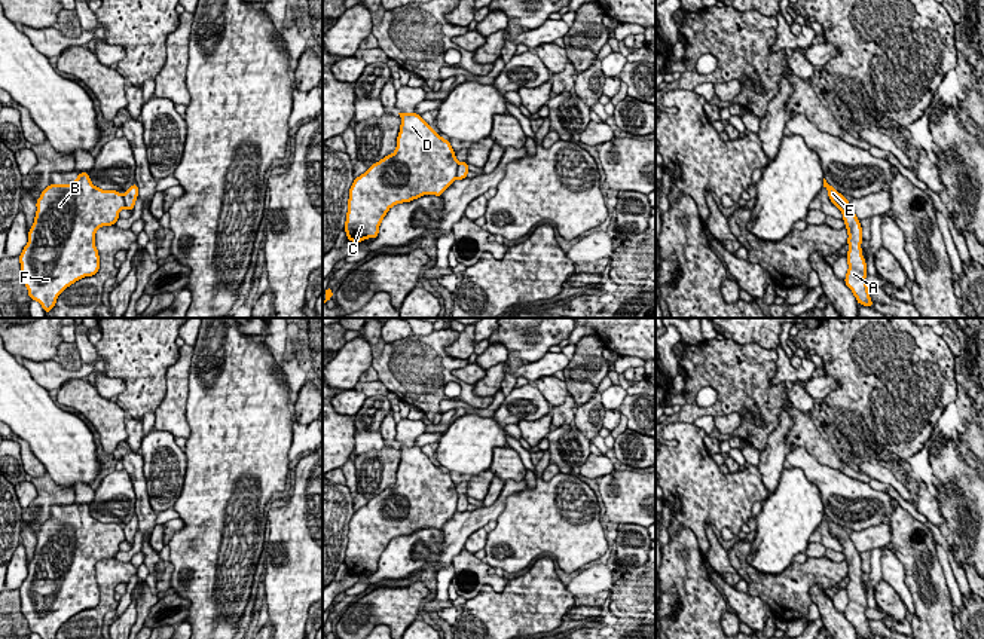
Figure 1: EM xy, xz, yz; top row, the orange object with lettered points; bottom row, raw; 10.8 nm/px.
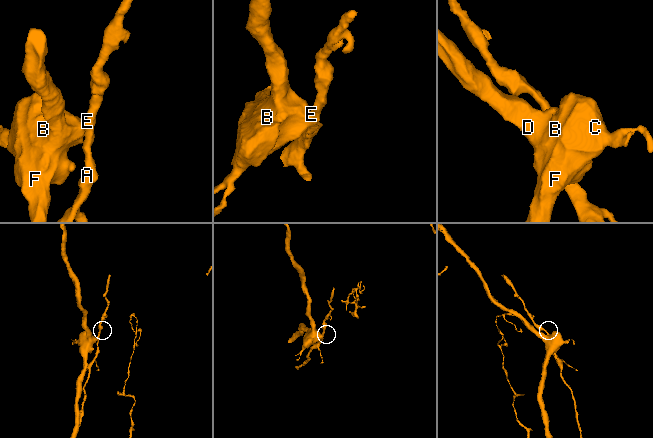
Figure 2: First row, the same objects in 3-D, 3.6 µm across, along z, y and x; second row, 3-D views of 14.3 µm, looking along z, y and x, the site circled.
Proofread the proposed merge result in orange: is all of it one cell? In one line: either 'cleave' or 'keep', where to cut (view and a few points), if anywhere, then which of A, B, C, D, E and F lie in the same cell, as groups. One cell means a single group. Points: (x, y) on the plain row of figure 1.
cleave; cut in xz along (460, 495), (455, 510); A E / B C D F

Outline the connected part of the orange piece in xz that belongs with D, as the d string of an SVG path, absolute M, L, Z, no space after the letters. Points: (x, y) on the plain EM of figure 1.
M398 446L401 450L397 480L392 487L357 510L349 522L345 565L348 574L376 572L379 559L391 539L415 533L424 528L441 529L456 513L458 493L450 474L440 470L418 446Z

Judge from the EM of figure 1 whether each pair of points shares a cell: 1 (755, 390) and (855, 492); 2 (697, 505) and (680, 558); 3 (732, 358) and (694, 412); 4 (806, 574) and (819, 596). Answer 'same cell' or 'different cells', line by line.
1: different cells
2: different cells
3: same cell
4: different cells

